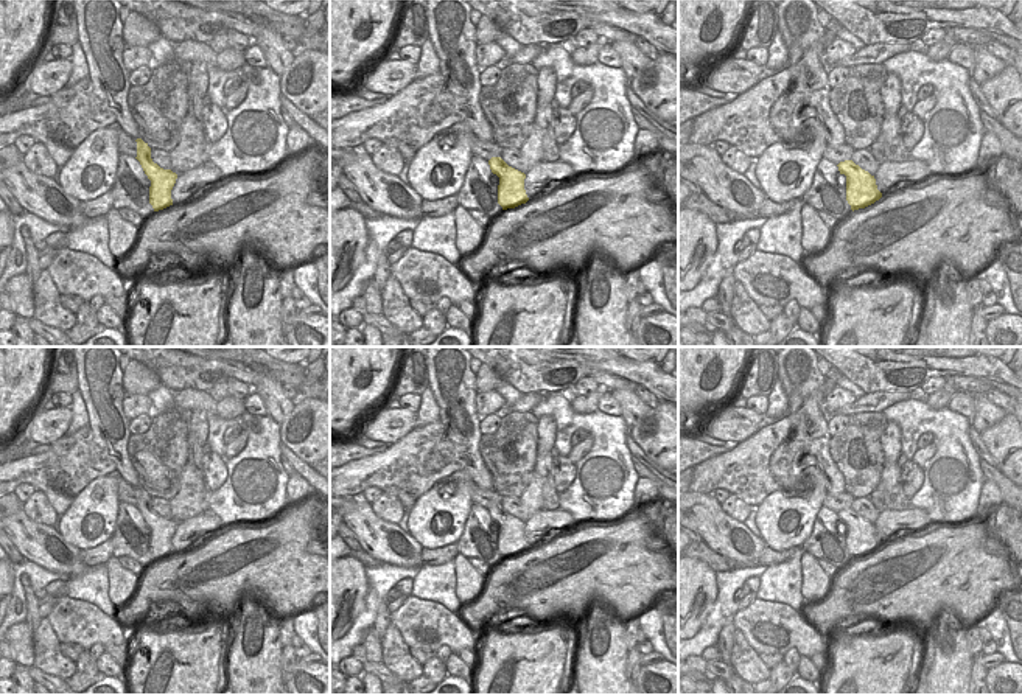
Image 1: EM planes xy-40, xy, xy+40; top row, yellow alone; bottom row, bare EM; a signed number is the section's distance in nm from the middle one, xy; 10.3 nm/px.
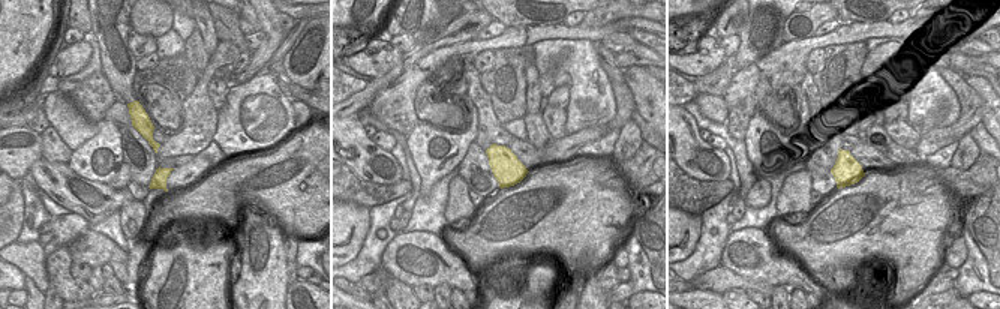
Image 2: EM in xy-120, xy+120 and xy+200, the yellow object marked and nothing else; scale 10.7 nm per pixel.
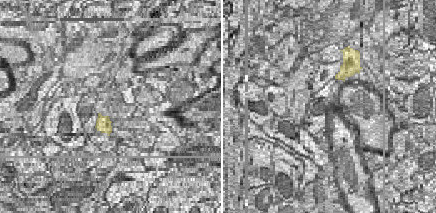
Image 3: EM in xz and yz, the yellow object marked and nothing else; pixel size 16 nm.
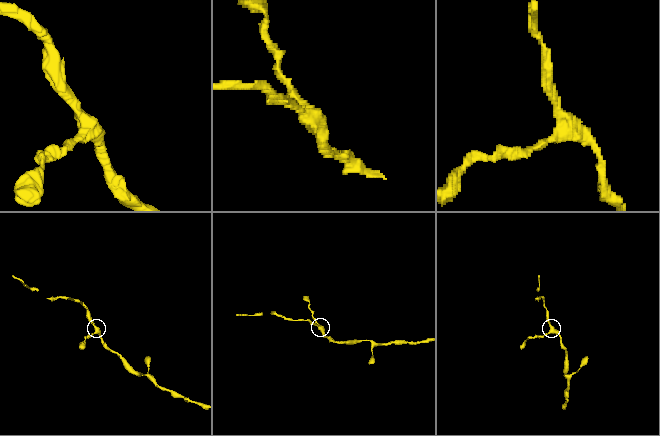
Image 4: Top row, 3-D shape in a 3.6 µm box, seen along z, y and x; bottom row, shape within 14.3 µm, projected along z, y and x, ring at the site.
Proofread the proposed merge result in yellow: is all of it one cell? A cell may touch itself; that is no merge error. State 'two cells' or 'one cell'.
one cell

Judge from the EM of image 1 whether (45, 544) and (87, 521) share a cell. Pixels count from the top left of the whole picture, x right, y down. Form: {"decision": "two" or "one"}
{"decision": "two"}

